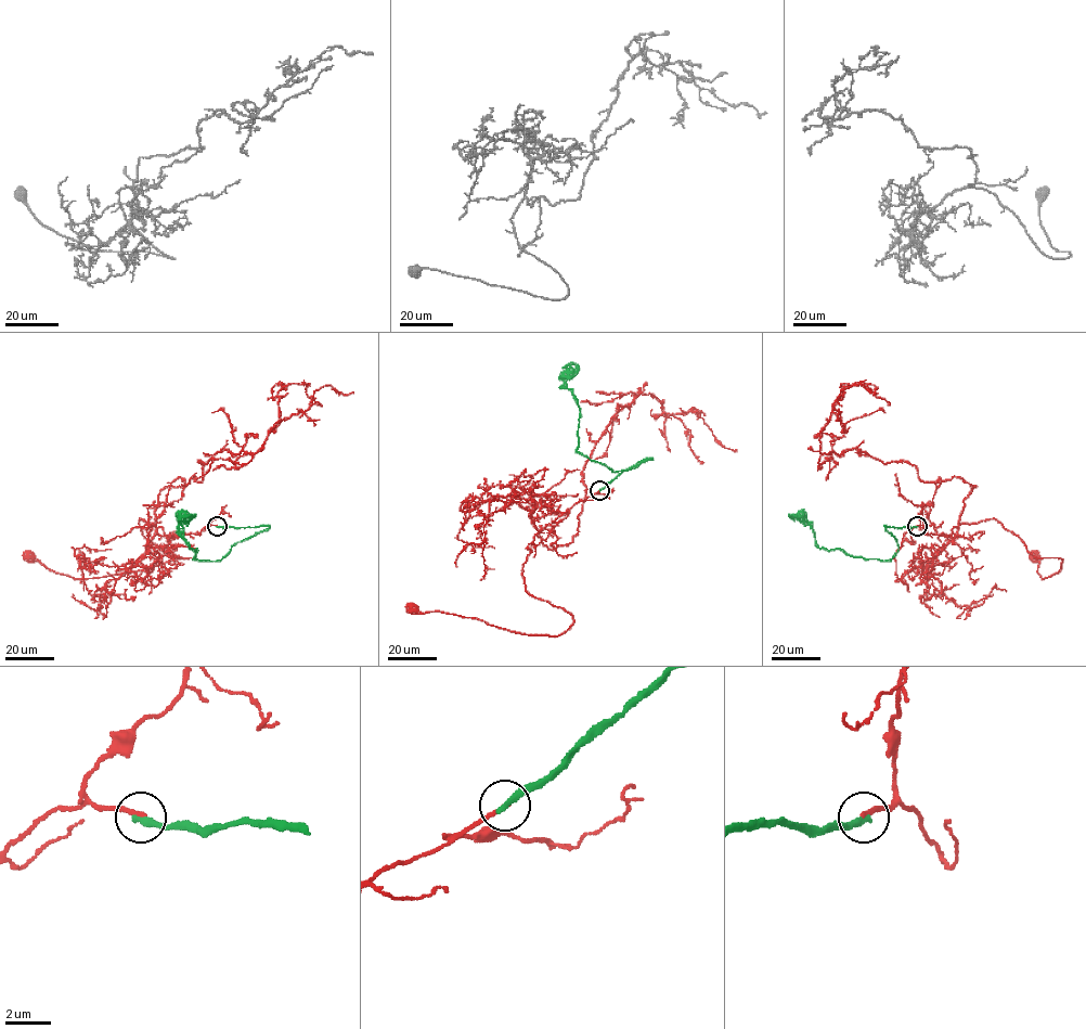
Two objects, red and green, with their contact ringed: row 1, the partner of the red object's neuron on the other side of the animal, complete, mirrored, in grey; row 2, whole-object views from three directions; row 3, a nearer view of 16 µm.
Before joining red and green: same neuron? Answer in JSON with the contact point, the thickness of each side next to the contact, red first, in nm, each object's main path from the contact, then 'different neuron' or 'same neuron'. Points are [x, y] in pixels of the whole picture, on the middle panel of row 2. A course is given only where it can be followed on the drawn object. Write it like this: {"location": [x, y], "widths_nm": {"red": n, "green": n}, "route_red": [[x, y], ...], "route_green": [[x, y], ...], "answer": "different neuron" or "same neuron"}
{"location": [599, 490], "widths_nm": {"red": 180, "green": 320}, "route_red": [[599, 490], [535, 535], [521, 567], [531, 595], [572, 616], [561, 633], [529, 635], [411, 609]], "route_green": [[599, 490], [625, 470], [653, 459], [613, 472], [578, 453], [580, 409], [570, 390], [560, 387], [567, 375]], "answer": "different neuron"}

